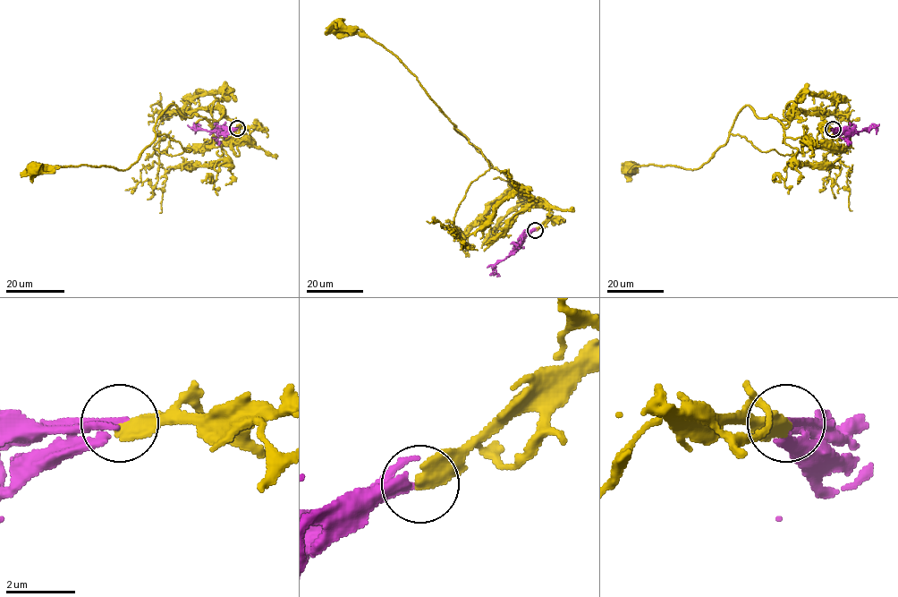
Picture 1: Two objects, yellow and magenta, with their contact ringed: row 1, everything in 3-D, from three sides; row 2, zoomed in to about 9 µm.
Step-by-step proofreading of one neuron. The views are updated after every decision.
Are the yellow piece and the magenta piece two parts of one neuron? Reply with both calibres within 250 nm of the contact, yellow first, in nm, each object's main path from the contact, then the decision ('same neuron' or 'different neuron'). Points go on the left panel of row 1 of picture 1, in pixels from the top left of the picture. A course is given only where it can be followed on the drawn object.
480/170 nm | yellow via (237, 128), (254, 143), (216, 137), (204, 117), (171, 104), (127, 169), (35, 167) | magenta via (237, 128), (195, 130), (197, 127), (195, 133) | same neuron

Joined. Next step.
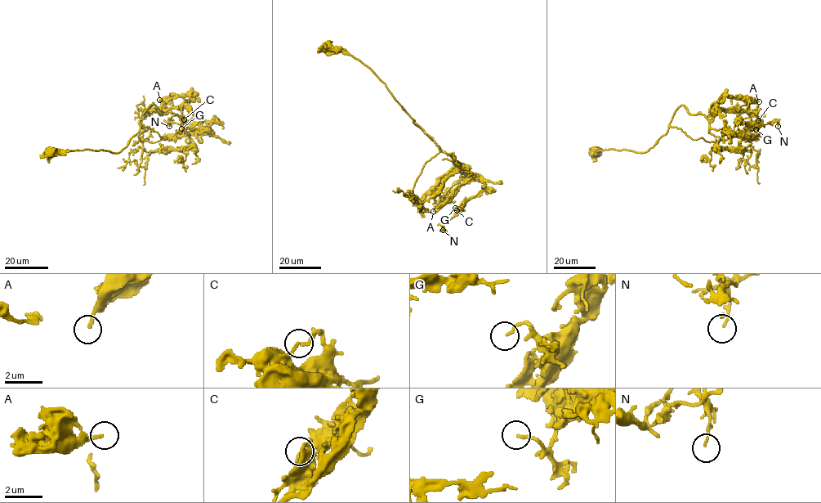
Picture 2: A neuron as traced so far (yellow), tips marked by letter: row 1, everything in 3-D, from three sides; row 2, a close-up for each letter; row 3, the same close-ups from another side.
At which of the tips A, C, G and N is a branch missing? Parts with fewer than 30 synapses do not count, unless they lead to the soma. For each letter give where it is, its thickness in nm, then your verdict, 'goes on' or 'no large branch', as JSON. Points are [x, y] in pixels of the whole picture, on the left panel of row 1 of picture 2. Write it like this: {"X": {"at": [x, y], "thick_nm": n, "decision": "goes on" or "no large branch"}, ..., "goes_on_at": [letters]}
{"A": {"at": [159, 100], "thick_nm": 180, "decision": "goes on"}, "C": {"at": [184, 119], "thick_nm": 170, "decision": "no large branch"}, "G": {"at": [181, 128], "thick_nm": 140, "decision": "no large branch"}, "N": {"at": [169, 126], "thick_nm": 90, "decision": "no large branch"}, "goes_on_at": ["A"]}

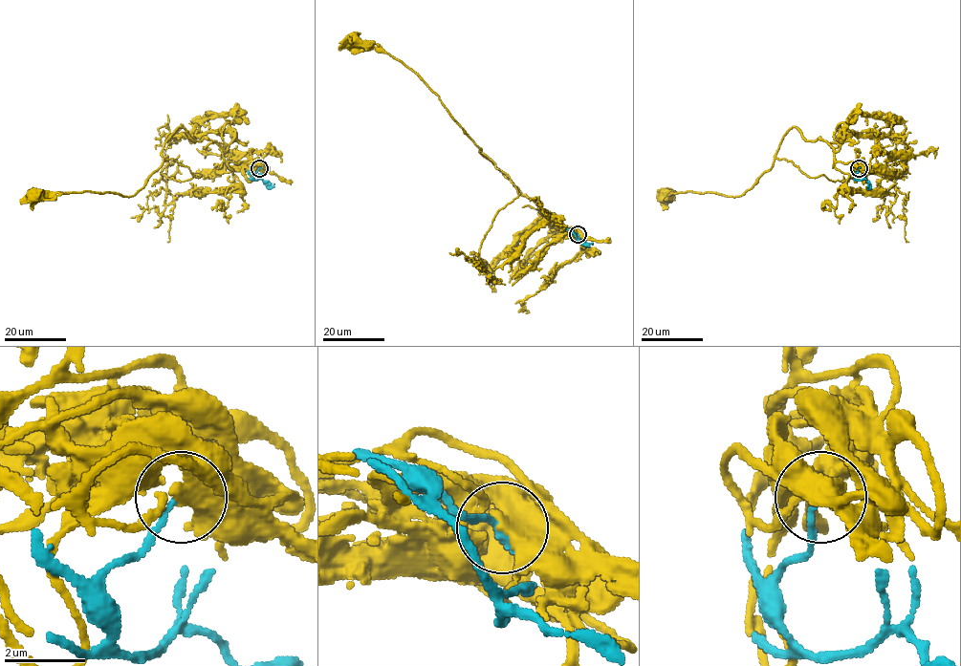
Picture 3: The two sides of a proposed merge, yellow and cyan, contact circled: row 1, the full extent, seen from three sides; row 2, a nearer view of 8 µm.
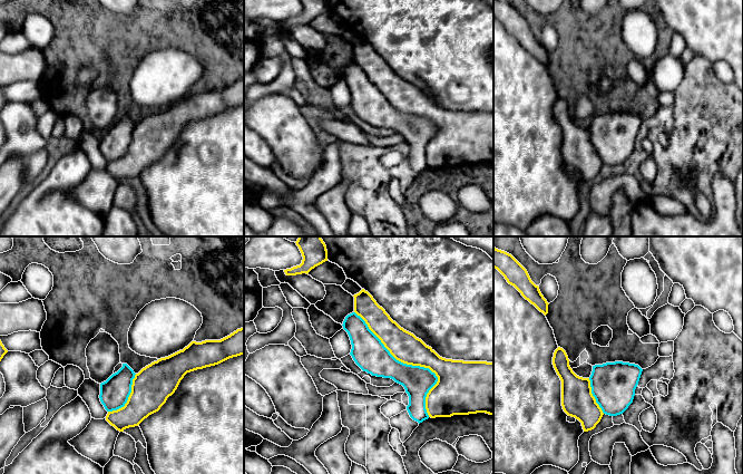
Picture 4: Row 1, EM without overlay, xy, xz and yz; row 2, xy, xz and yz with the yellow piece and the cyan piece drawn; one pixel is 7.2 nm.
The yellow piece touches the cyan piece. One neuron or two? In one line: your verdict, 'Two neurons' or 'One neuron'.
One neuron

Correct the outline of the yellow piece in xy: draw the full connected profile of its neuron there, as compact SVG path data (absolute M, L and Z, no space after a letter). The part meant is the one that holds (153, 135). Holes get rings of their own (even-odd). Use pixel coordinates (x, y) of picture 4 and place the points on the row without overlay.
M244 78L221 90L192 91L183 100L151 113L138 124L135 124L127 114L123 114L117 123L100 134L99 148L108 162L106 171L119 182L138 176L145 168L160 159L187 123L215 116L241 105L244 105Z

